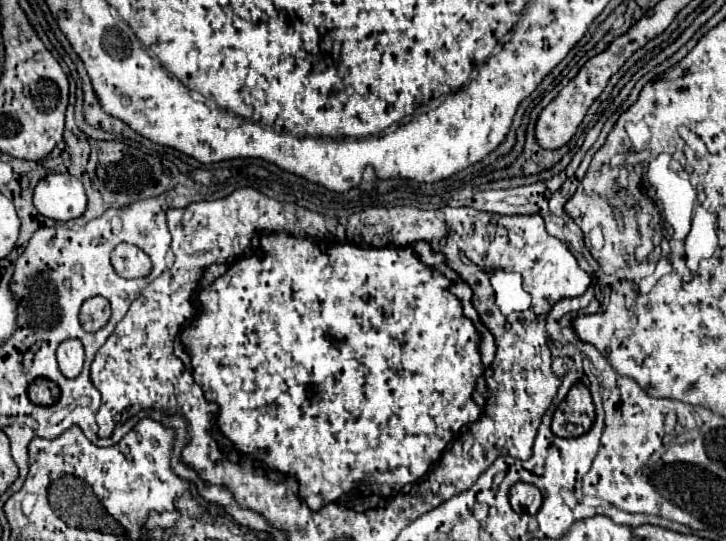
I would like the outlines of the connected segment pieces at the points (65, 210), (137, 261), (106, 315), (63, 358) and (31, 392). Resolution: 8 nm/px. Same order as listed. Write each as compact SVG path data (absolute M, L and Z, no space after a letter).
M54 173L34 187L34 205L44 217L54 221L70 221L84 213L86 191L74 175Z
M120 243L112 251L112 265L120 277L134 279L134 277L146 277L152 269L150 257L130 243Z
M96 295L96 297L84 301L84 305L80 309L80 323L82 323L84 331L94 333L94 331L102 329L108 323L108 319L110 319L110 303L104 297Z
M66 339L60 343L58 347L58 365L60 371L66 377L78 377L82 371L82 363L84 363L84 345L80 343L80 339Z
M36 379L28 387L28 397L36 405L52 405L60 397L60 387L50 379Z

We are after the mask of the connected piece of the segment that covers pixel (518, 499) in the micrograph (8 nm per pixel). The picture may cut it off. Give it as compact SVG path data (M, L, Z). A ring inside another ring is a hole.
M516 483L510 489L510 505L516 513L534 515L542 505L542 493L530 483Z

